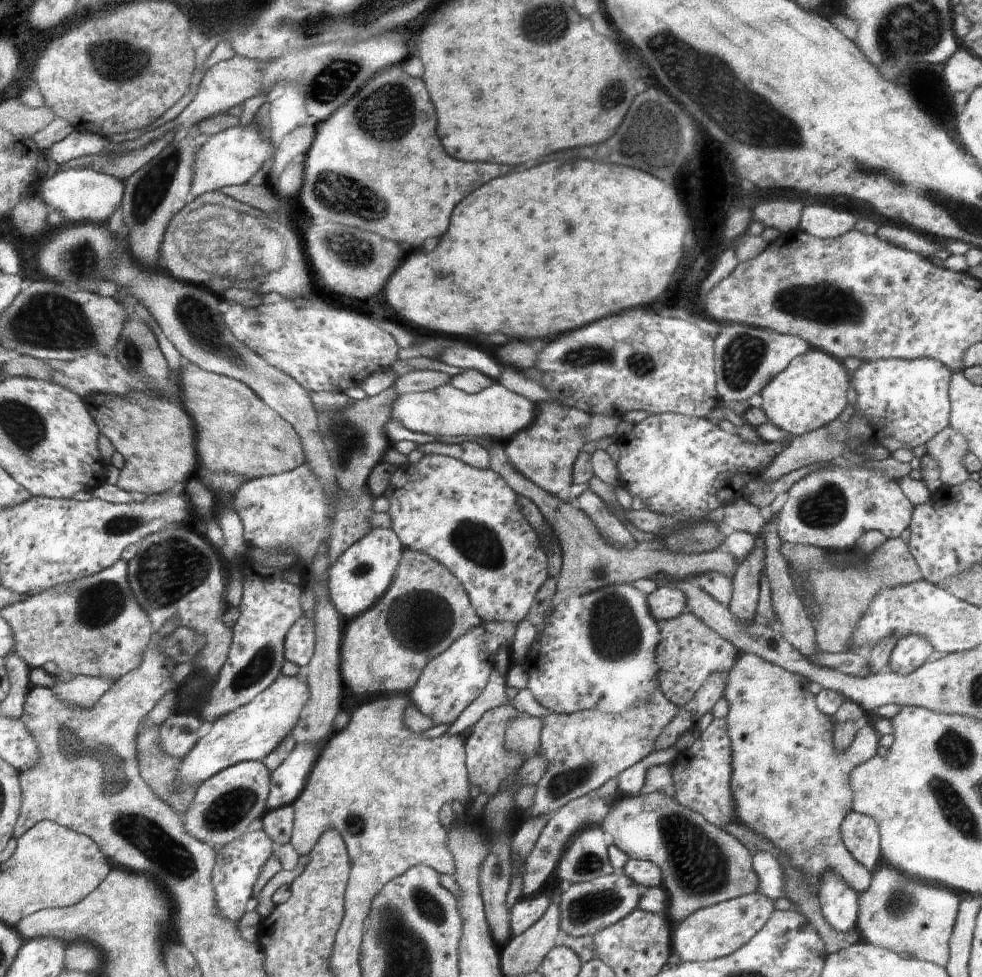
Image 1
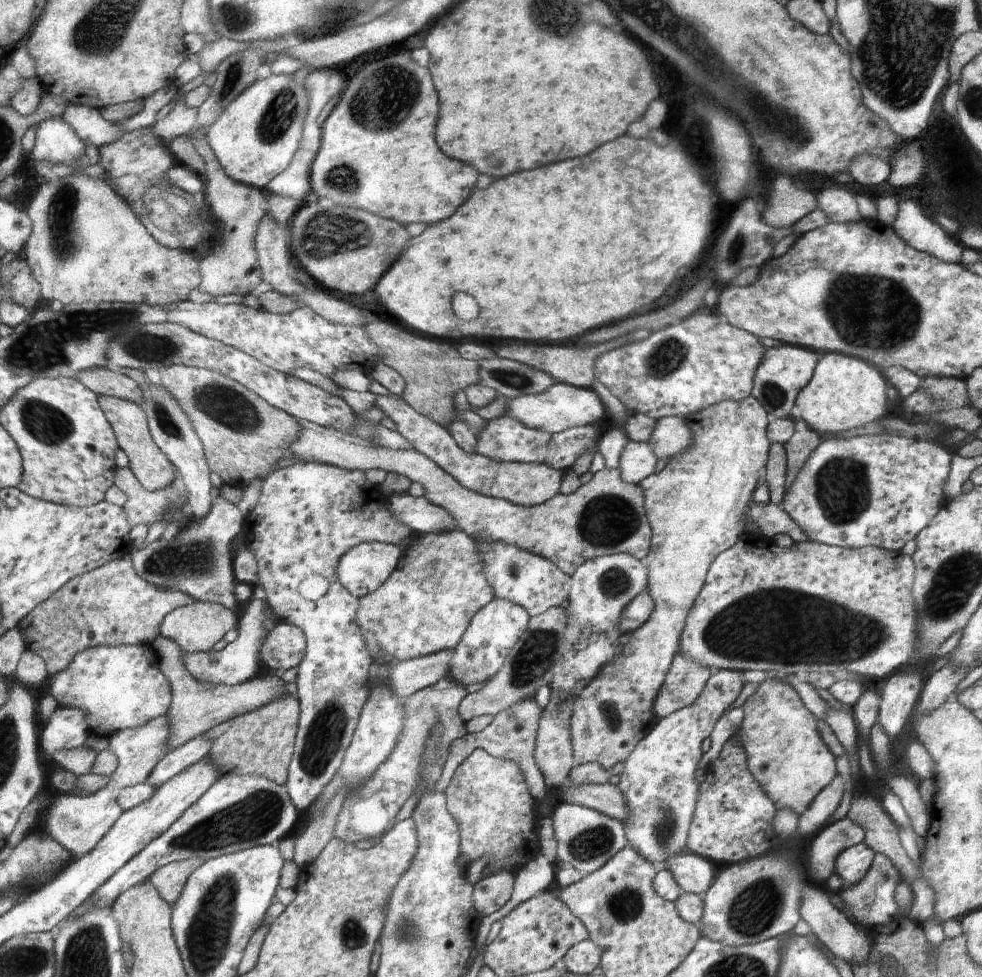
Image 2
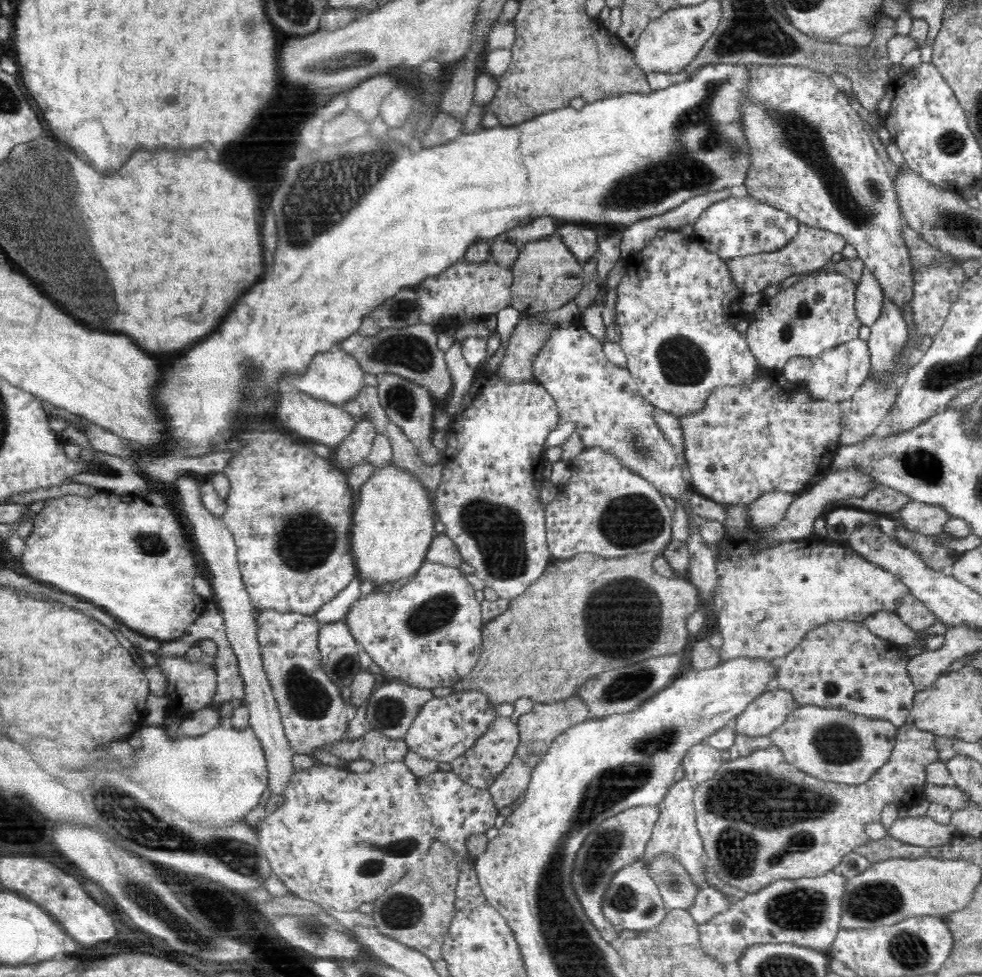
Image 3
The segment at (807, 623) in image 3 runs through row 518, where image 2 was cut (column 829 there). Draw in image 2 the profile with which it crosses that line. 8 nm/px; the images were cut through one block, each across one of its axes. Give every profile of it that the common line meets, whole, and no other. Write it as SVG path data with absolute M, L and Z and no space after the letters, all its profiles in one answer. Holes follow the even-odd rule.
M766 676L759 684L759 689L751 695L744 697L746 701L742 704L743 721L739 728L743 735L743 747L745 748L748 768L754 778L760 782L768 798L777 806L777 810L788 809L801 816L812 806L813 800L821 794L821 791L828 786L834 778L836 766L834 766L834 756L822 742L818 730L816 730L816 720L807 706L802 704L799 692L790 683L785 683L780 679Z

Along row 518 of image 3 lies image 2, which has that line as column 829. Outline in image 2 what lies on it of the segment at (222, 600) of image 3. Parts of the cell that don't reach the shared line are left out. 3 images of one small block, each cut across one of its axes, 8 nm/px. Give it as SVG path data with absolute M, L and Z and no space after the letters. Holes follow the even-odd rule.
M824 188L816 195L817 208L822 210L830 223L846 224L858 222L863 216L856 208L856 188Z

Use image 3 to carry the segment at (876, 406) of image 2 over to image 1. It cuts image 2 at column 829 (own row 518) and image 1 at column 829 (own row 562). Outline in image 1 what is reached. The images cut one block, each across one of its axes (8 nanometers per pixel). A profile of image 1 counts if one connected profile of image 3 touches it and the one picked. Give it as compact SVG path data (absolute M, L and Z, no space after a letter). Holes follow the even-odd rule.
M813 346L804 355L797 356L790 366L782 371L764 391L761 392L762 410L768 422L784 430L791 438L818 430L833 421L846 418L846 392L849 392L848 372L836 358L824 354Z

